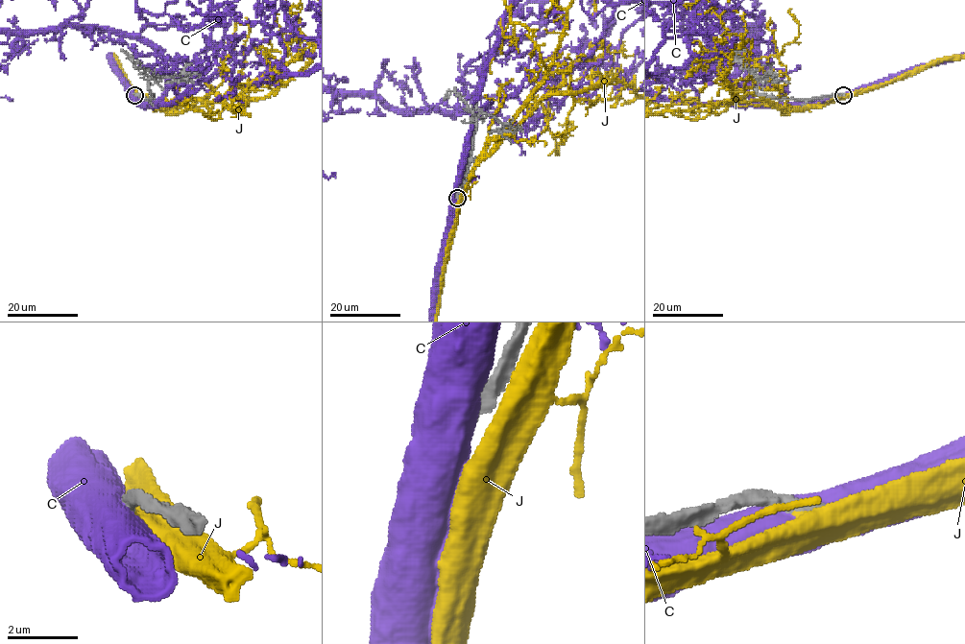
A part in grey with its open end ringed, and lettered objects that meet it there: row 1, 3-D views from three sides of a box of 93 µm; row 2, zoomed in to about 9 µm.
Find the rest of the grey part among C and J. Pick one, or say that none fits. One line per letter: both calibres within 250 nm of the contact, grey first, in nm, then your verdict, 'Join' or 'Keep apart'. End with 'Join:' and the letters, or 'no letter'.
C: Thickness 380 nm (grey) against 750 nm. Keep apart
J: Thickness 320 nm (grey) against 650 nm. Join
Join: J

